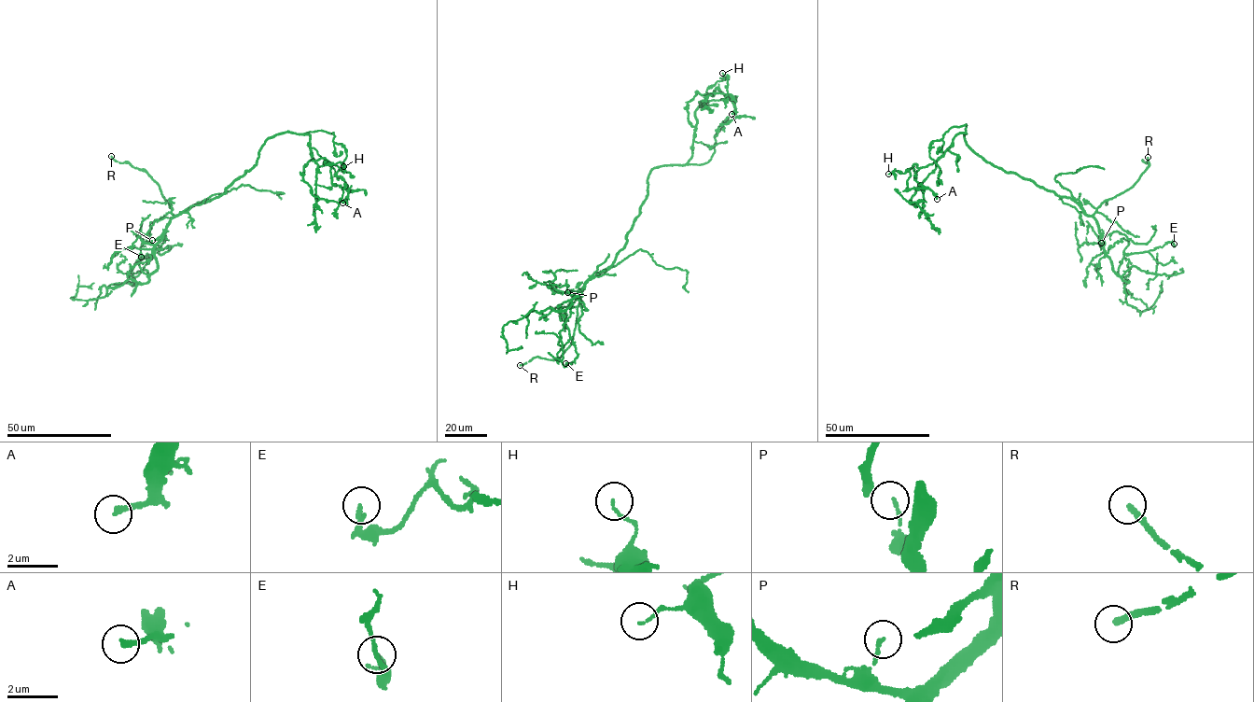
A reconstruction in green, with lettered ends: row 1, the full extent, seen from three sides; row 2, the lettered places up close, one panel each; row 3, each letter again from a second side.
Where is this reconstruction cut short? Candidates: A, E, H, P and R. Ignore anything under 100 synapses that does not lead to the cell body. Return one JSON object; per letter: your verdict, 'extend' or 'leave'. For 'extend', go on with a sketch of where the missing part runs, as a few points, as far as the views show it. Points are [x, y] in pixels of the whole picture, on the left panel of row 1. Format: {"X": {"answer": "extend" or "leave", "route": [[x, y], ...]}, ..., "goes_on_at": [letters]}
{"A": {"answer": "leave"}, "E": {"answer": "leave"}, "H": {"answer": "leave"}, "P": {"answer": "leave"}, "R": {"answer": "extend", "route": [[111, 156], [81, 148], [74, 149]]}, "goes_on_at": ["R"]}

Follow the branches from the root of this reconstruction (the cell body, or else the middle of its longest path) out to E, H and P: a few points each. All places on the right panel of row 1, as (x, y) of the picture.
E: (1042, 188), (1070, 198), (1093, 216), (1105, 255), (1116, 274), (1123, 253), (1174, 244)
H: (1042, 188), (985, 161), (964, 133), (932, 163), (888, 174)
P: (1042, 188), (1070, 198), (1086, 214), (1093, 216), (1101, 243)

